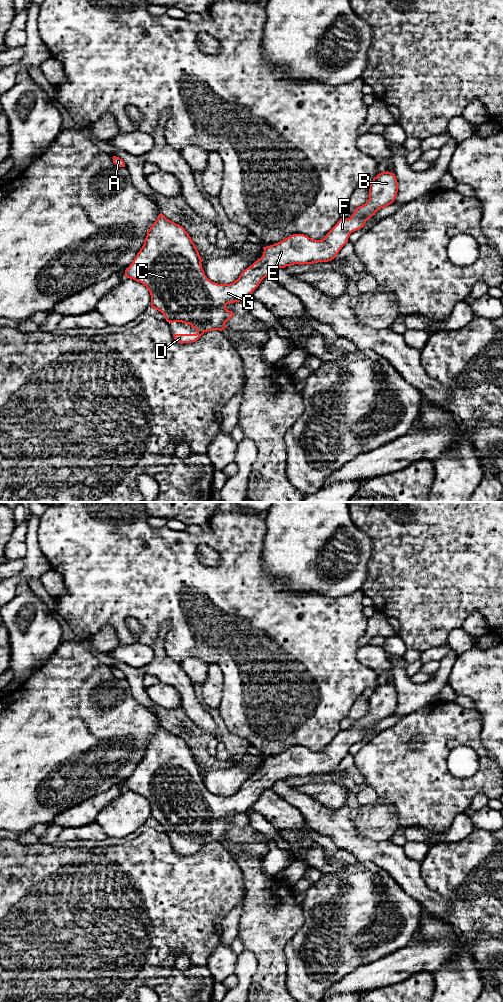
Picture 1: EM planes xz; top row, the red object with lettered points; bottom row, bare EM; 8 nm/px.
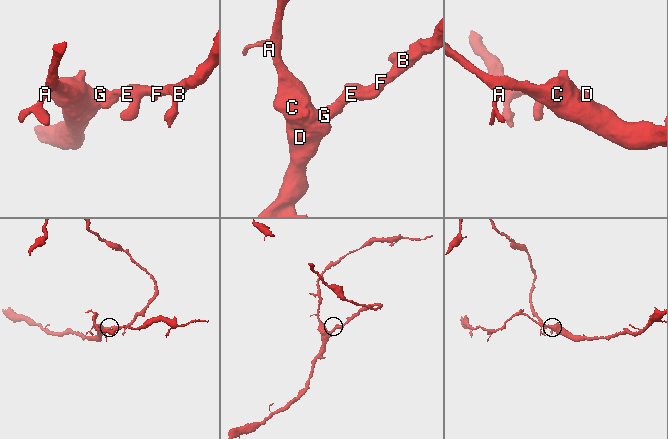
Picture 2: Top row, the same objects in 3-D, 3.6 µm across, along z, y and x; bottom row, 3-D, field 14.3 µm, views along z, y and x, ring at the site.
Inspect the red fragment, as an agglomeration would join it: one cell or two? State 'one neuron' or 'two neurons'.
one neuron

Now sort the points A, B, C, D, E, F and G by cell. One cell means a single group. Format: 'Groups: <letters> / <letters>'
Groups: A B C D E F G

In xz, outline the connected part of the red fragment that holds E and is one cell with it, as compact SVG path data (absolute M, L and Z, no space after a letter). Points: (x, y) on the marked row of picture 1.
M386 171L374 177L368 188L368 201L355 208L350 218L341 218L322 240L315 240L304 234L293 234L278 243L263 247L262 257L230 284L218 284L207 278L201 265L202 259L189 234L182 226L160 213L147 231L142 248L126 268L125 277L142 283L149 290L151 308L160 311L167 322L182 322L196 329L196 334L173 334L177 342L183 344L195 342L205 332L222 331L227 328L225 323L234 316L234 313L227 310L226 305L248 299L261 281L271 276L274 270L294 264L312 264L334 259L348 242L352 232L363 228L366 221L379 209L394 202L398 182L394 173Z

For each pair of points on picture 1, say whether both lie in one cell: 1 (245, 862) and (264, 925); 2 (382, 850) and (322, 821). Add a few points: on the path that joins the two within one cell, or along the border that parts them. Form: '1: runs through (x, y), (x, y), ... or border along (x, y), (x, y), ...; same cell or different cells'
1: runs through (254, 878), (264, 895), (264, 909); same cell
2: runs through (367, 850), (353, 842), (337, 826); same cell

